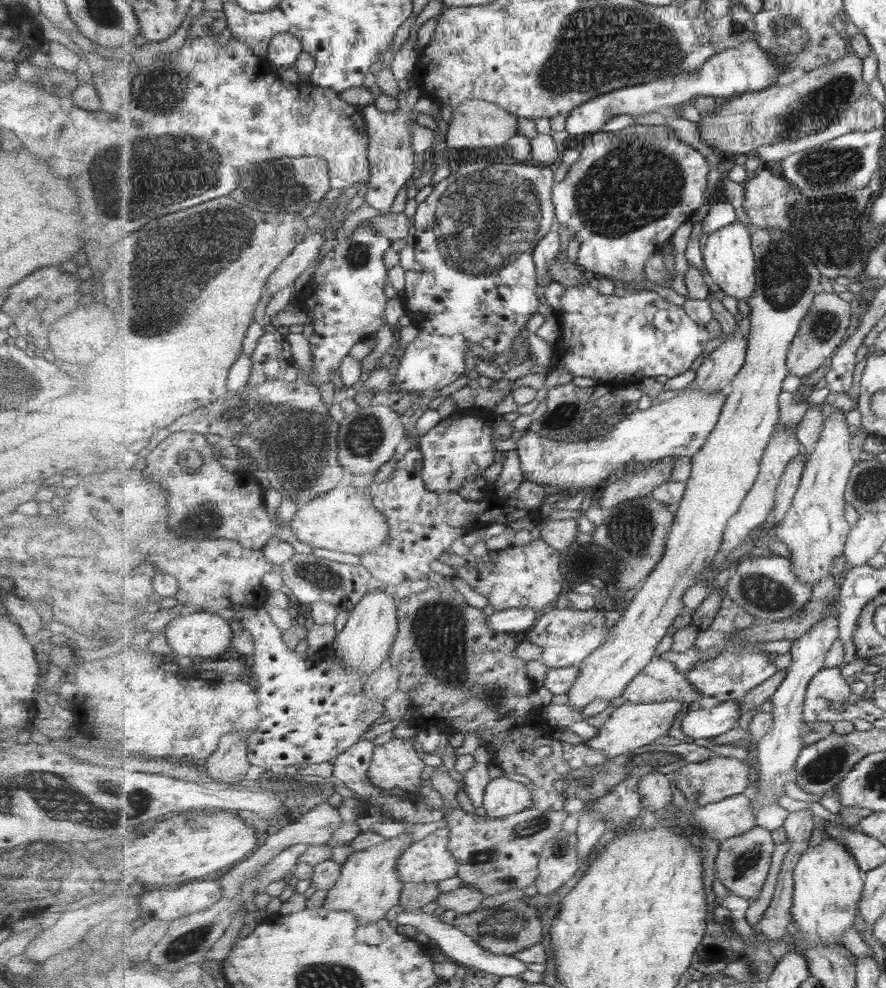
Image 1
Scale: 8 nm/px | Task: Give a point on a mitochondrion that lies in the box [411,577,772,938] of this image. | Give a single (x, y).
(528, 828)

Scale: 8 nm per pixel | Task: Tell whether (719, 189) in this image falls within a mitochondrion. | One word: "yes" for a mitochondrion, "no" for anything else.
no

